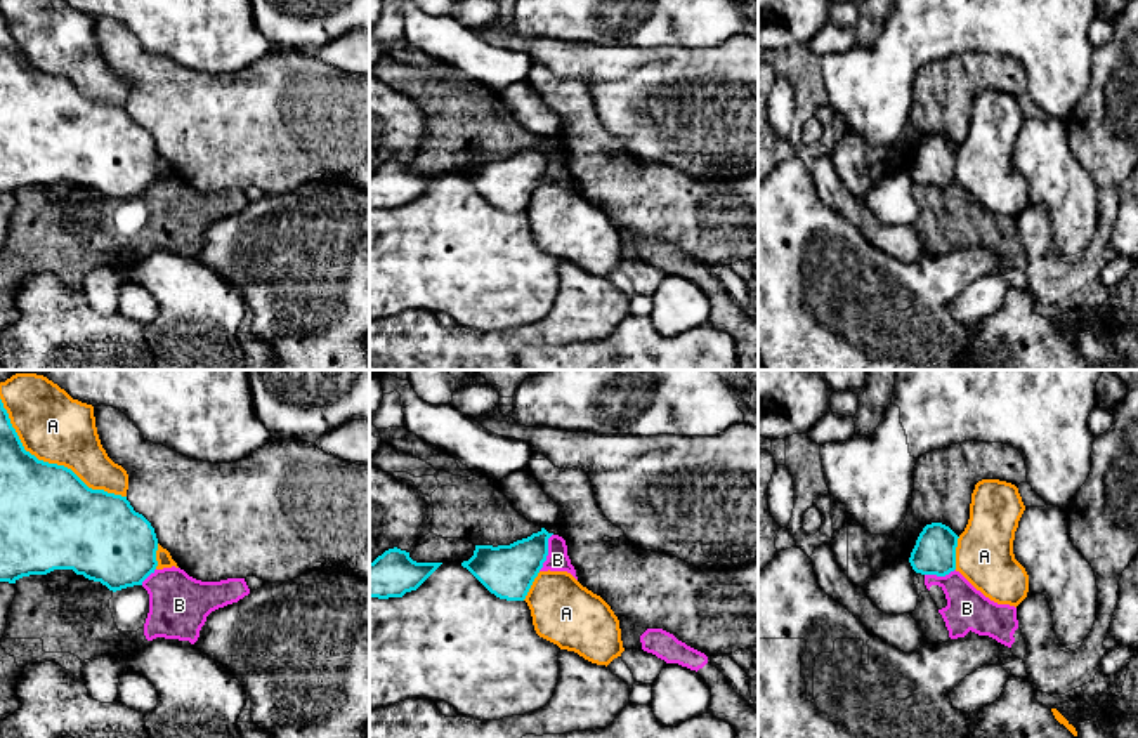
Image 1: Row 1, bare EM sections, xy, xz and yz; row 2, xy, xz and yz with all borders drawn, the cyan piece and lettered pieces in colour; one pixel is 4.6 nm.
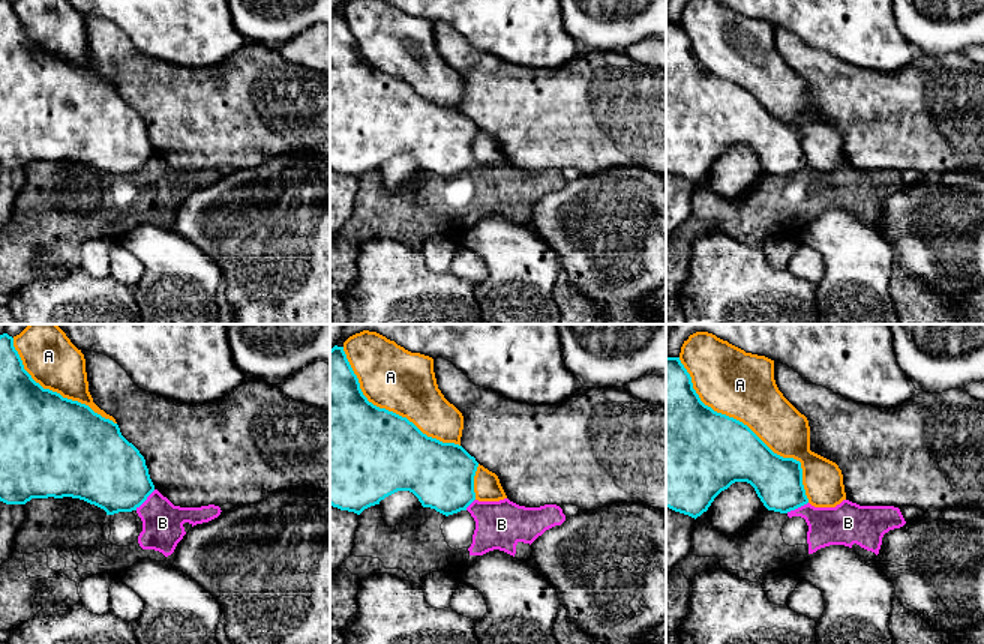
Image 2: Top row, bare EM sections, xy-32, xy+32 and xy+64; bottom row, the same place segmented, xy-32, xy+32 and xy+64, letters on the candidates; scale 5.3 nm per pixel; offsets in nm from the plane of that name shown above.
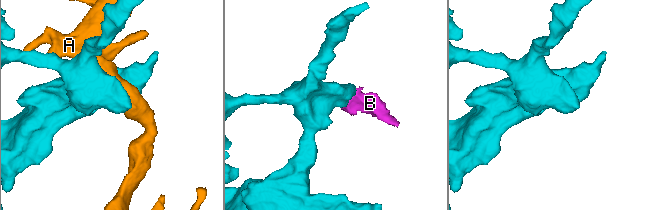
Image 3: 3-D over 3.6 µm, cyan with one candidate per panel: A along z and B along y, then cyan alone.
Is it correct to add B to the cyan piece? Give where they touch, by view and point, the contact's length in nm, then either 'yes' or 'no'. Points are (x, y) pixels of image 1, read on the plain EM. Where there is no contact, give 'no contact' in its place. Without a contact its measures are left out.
contact xz (547, 164); length 190 nm; no

